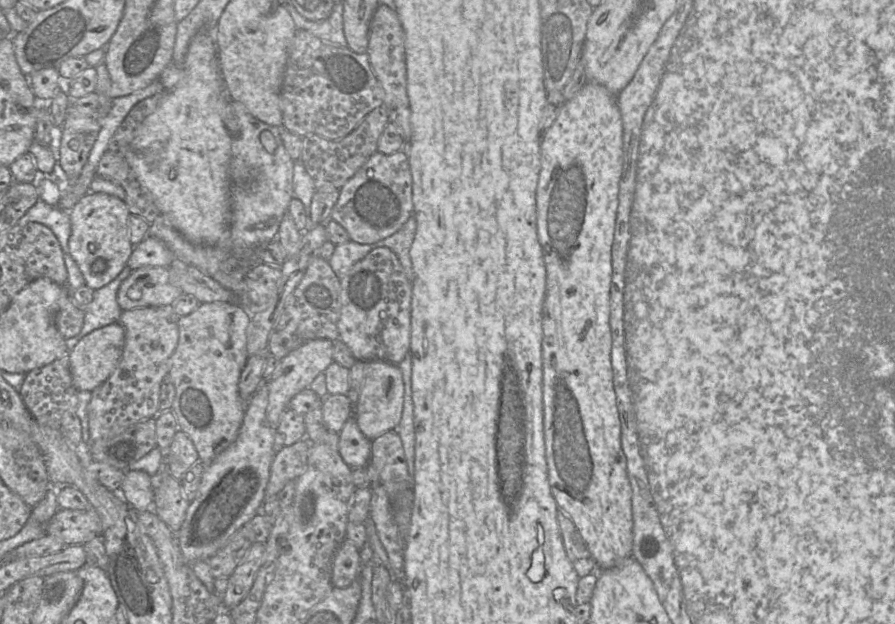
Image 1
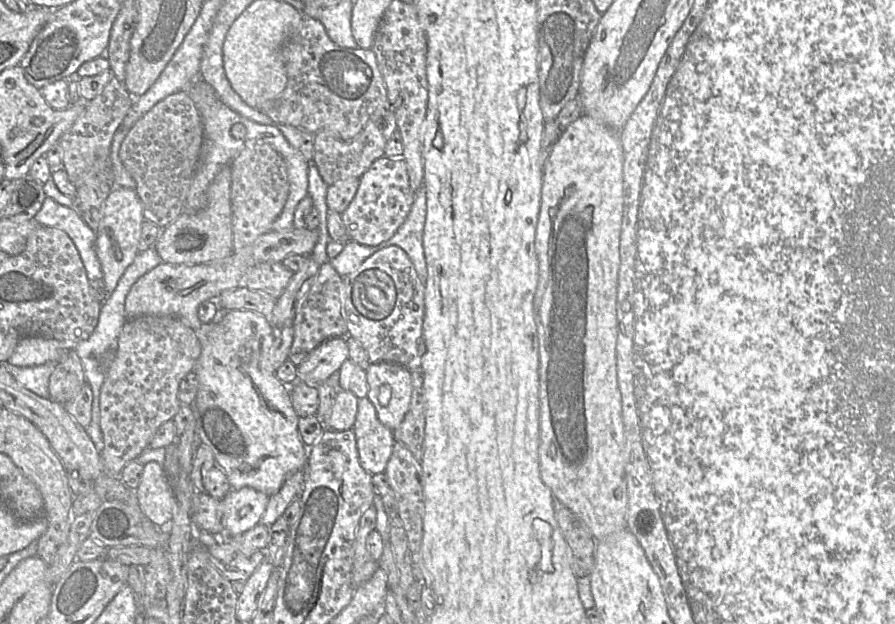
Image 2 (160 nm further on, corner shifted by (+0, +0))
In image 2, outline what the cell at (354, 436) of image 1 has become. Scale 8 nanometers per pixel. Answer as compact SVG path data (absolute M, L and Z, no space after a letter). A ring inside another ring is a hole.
M367 397L359 398L352 430L362 468L371 475L384 473L396 439L394 431L380 422L374 405Z

